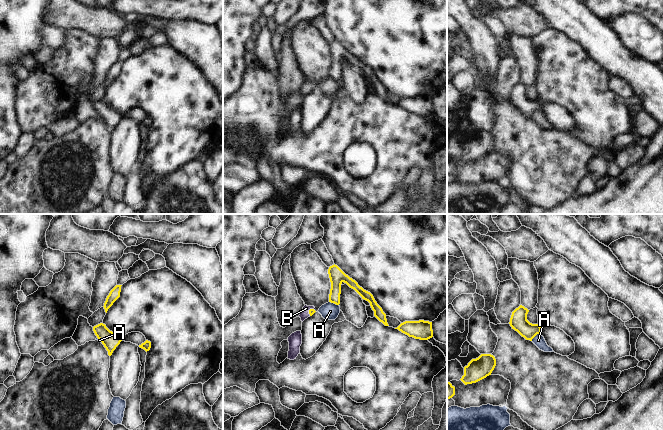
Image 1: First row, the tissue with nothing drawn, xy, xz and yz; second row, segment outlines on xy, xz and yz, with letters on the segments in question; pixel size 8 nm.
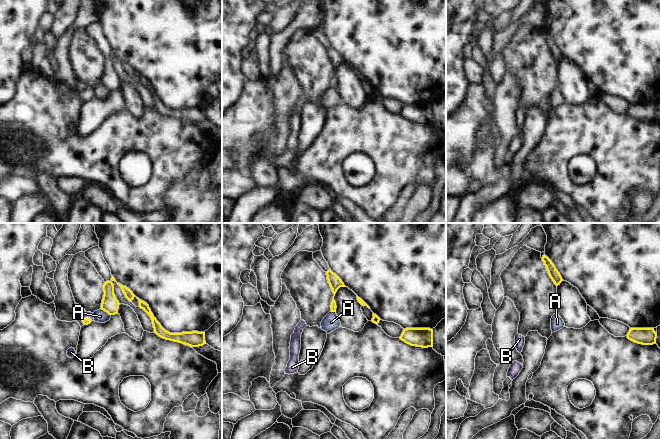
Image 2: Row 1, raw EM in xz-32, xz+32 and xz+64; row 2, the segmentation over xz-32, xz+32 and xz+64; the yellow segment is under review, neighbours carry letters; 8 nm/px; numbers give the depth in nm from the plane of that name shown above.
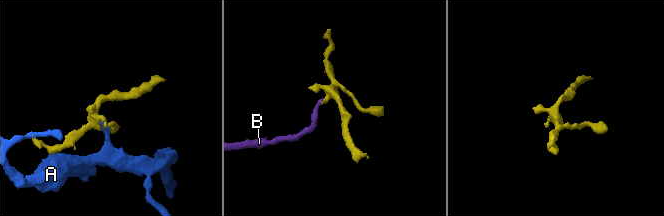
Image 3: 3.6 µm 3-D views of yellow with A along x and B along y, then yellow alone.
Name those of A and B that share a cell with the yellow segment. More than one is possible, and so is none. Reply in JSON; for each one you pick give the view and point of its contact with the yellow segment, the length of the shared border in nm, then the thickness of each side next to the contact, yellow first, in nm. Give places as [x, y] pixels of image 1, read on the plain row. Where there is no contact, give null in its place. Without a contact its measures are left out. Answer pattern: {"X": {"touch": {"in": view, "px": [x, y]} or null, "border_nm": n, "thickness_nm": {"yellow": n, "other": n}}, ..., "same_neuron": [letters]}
{"B": {"touch": {"in": "xz", "px": [309, 87]}, "border_nm": 70, "thickness_nm": {"yellow": 50, "other": 80}}, "same_neuron": ["B"]}

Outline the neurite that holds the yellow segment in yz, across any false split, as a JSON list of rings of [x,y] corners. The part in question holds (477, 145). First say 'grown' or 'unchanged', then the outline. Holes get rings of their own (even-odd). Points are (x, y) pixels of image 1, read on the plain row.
unchanged; [[[481,130],[478,134],[472,135],[464,143],[464,151],[460,155],[465,161],[476,159],[491,151],[496,142],[496,135],[491,130]]]

